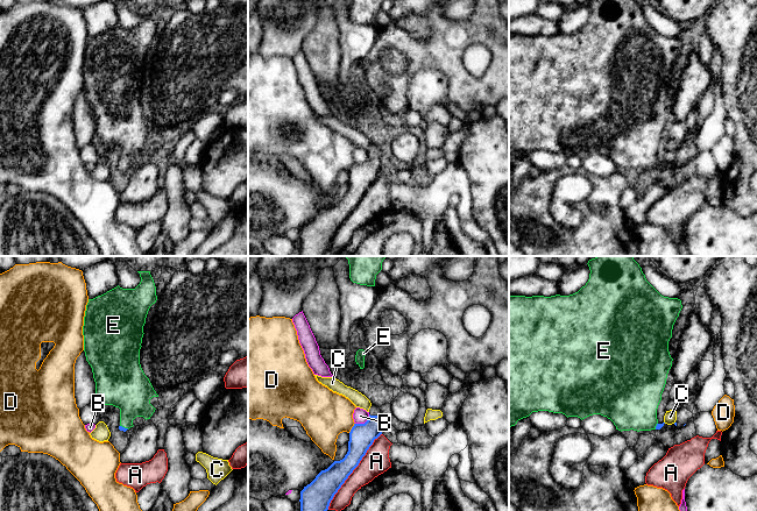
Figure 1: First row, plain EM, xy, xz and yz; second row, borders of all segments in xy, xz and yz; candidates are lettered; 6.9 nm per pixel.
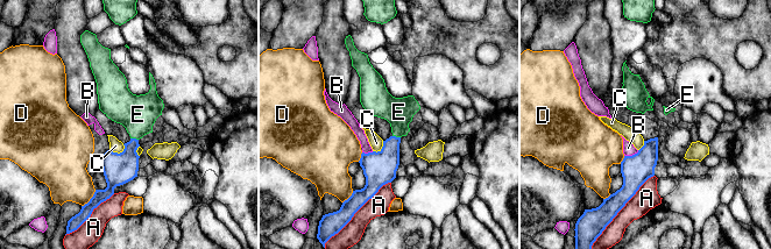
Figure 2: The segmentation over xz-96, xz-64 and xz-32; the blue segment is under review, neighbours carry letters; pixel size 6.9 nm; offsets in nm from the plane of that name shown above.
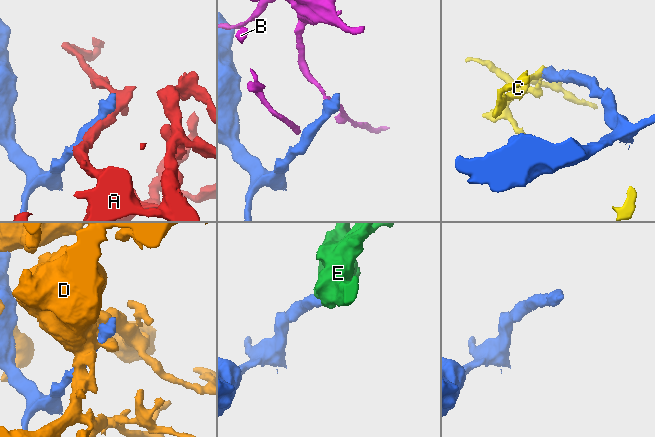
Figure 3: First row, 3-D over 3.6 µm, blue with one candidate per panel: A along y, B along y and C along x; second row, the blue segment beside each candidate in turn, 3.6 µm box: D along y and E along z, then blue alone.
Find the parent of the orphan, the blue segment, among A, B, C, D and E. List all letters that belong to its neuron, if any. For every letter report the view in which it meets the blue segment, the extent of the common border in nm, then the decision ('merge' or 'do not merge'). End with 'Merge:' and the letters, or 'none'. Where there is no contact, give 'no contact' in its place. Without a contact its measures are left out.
A: xz | 650 nm | do not merge
B: xz | 120 nm | do not merge
C: no contact | do not merge
D: xz | 80 nm | do not merge
E: xy | 70 nm | merge
Merge: E

